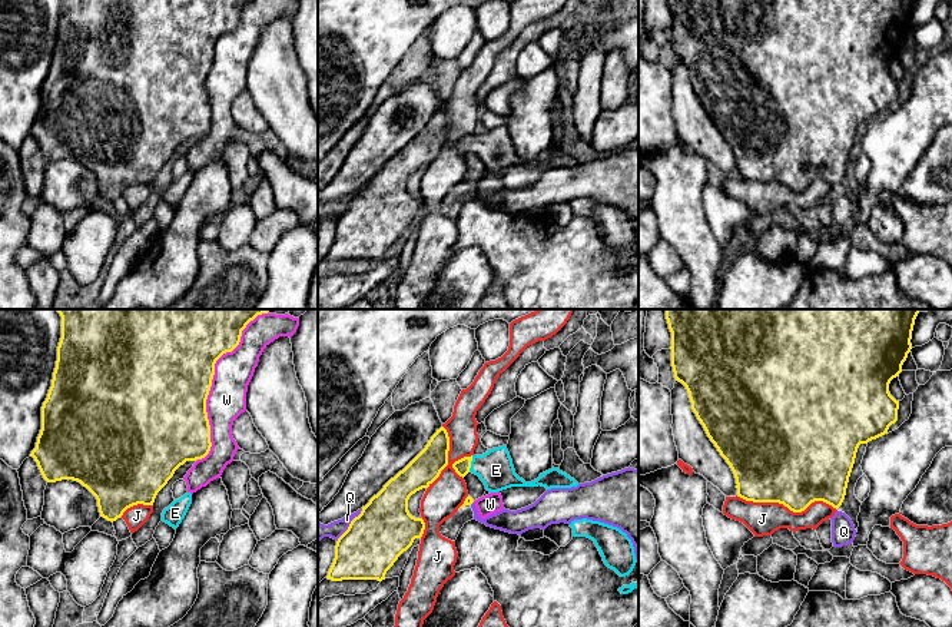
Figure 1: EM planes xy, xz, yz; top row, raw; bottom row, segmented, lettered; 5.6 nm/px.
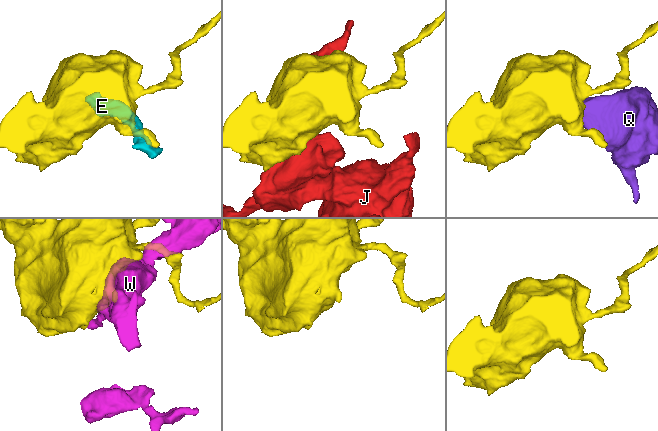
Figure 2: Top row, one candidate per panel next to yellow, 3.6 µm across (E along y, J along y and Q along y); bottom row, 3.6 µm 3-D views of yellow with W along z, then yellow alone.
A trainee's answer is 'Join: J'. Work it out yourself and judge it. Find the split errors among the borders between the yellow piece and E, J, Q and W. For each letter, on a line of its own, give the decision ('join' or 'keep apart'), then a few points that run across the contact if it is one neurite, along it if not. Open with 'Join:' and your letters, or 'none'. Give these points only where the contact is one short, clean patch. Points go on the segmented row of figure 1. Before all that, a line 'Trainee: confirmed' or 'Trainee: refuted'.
Trainee: refuted
Join: E
E: join; line xz (463, 465), (470, 464), (493, 467), (496, 470)
J: keep apart
Q: keep apart
W: keep apart

